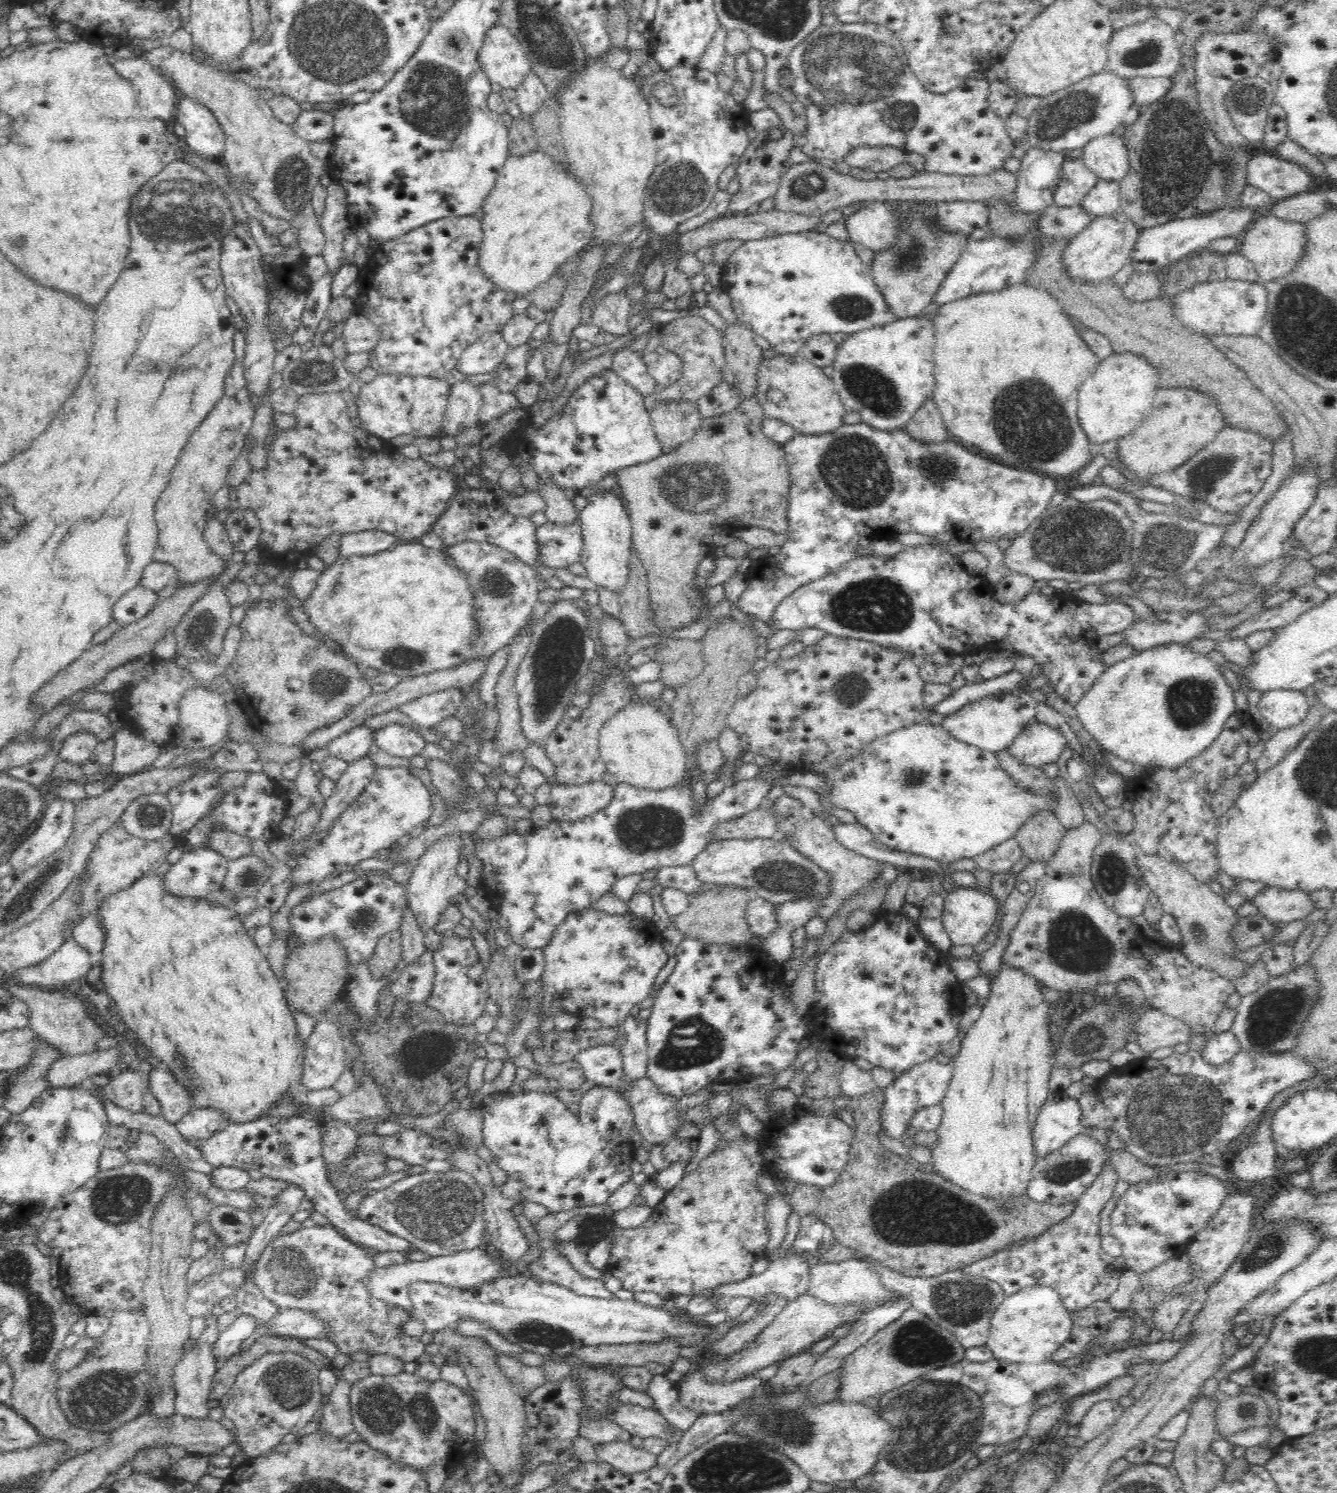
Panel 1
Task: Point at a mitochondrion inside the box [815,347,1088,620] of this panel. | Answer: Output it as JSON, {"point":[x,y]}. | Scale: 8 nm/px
{"point":[1031,398]}

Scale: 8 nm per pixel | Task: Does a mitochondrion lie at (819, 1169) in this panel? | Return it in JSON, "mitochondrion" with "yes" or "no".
{"mitochondrion":"no"}

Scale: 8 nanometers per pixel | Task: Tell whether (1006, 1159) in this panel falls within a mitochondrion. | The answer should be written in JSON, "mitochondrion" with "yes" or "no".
{"mitochondrion":"no"}

